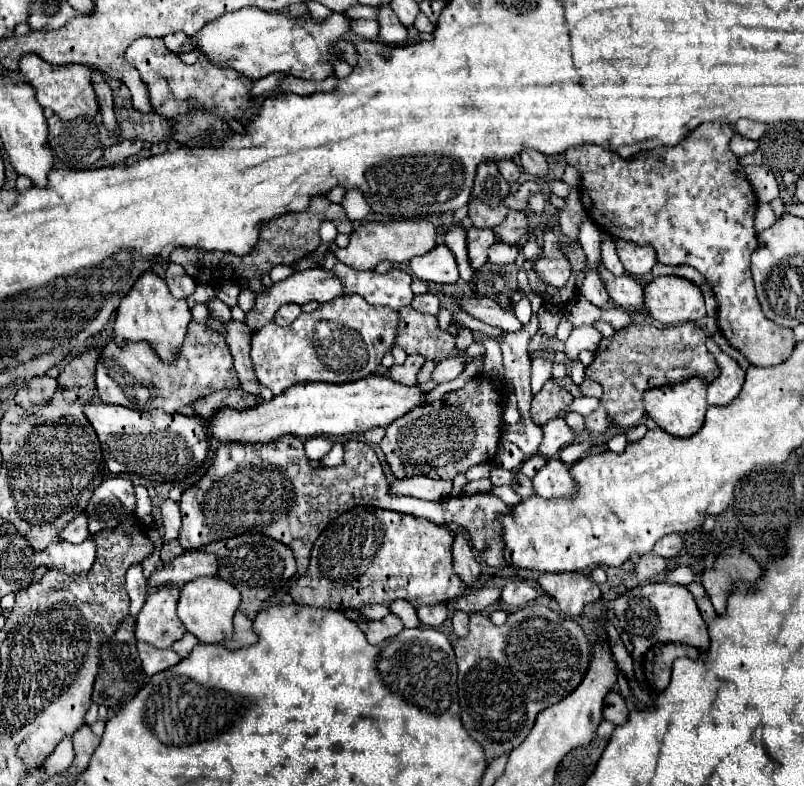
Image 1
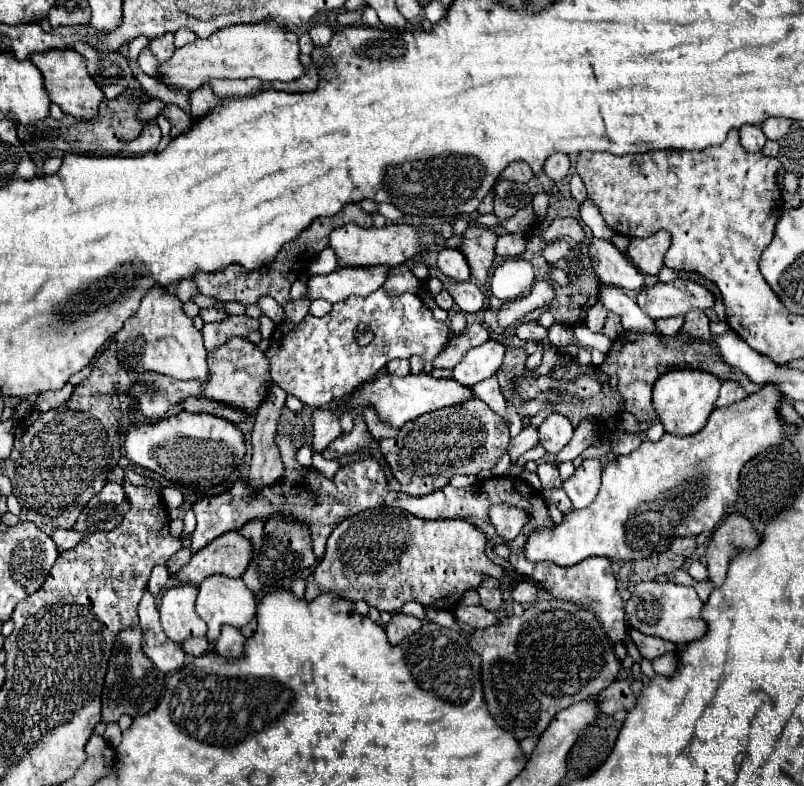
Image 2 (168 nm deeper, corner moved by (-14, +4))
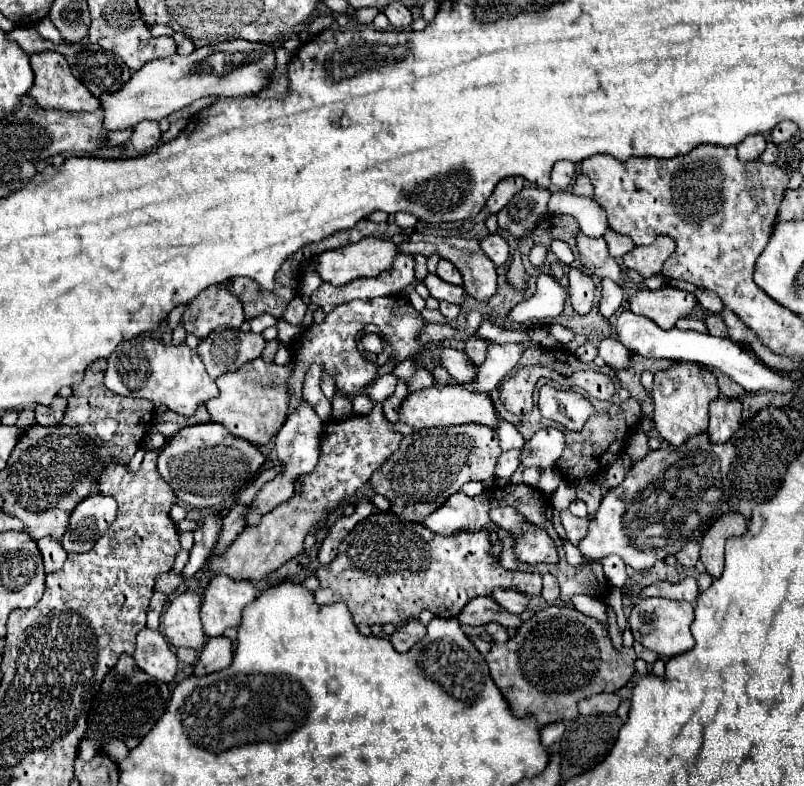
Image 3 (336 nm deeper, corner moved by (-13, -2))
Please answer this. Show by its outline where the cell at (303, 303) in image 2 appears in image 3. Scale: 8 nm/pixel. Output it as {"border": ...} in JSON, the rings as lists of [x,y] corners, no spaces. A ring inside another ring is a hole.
{"border":[[[297,295],[291,303],[289,303],[289,307],[287,307],[287,311],[285,311],[285,315],[283,315],[283,319],[285,321],[289,321],[291,325],[301,325],[301,321],[303,321],[303,315],[307,313],[307,305],[301,301],[301,297]]]}

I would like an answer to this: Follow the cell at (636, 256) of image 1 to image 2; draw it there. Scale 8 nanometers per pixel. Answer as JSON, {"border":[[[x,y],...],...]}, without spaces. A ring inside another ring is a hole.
{"border":[[[658,231],[646,239],[630,239],[628,257],[644,275],[658,275],[670,247],[670,233]]]}

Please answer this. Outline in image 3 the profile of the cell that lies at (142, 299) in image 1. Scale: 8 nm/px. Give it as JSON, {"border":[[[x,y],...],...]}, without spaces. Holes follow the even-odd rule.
{"border":[[[139,335],[133,341],[121,341],[107,361],[109,367],[105,373],[105,385],[113,393],[145,397],[151,399],[155,407],[165,403],[171,411],[181,415],[193,415],[197,405],[217,397],[219,393],[215,381],[207,375],[201,357],[189,349],[187,343],[165,345],[157,337]]]}

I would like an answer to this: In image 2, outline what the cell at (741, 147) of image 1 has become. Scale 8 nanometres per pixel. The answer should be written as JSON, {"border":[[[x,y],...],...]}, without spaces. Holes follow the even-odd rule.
{"border":[[[742,125],[740,127],[740,143],[746,151],[756,153],[764,147],[766,143],[766,135],[762,133],[762,129],[758,125]]]}

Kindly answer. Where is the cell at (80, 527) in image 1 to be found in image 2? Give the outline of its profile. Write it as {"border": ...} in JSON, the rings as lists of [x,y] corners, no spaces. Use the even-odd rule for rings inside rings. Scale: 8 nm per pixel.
{"border":[[[56,529],[54,533],[52,533],[52,539],[56,541],[56,545],[58,545],[58,551],[62,553],[62,551],[68,551],[68,549],[72,549],[78,541],[82,541],[84,539],[84,535],[78,535],[78,533],[74,533],[72,529],[70,531],[64,531],[64,529]]]}

